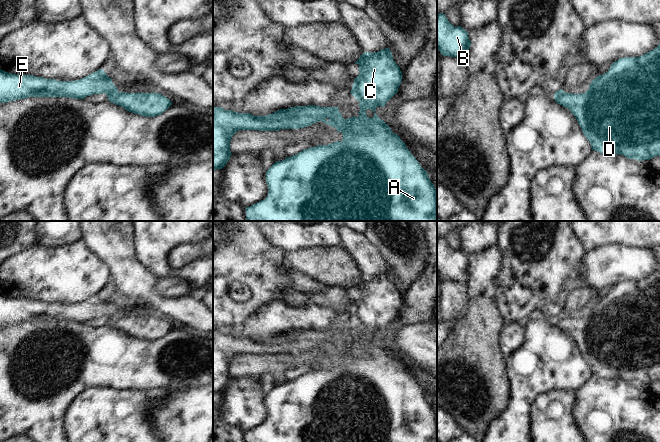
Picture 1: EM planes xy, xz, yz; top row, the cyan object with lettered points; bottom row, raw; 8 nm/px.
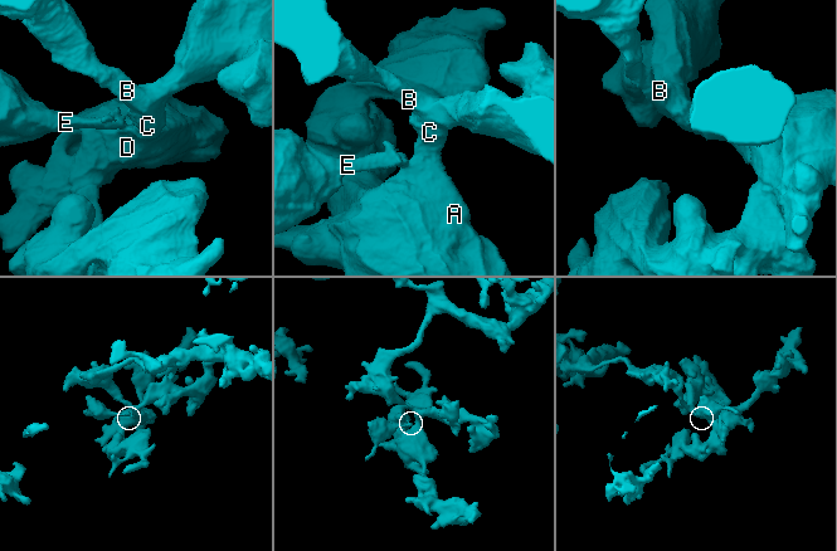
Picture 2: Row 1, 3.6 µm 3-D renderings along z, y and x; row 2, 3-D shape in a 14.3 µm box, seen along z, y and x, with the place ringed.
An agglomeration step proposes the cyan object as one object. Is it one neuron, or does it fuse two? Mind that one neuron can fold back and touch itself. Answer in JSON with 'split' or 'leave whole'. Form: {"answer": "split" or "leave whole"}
{"answer": "split"}

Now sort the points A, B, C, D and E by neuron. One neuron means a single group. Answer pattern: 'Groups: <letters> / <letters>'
Groups: A B C D / E.

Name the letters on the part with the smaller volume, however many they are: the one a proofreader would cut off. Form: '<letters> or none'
E.

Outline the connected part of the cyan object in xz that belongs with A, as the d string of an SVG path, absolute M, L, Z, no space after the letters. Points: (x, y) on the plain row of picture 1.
M389 272L374 277L362 277L355 287L359 289L359 299L354 303L350 317L360 326L360 335L358 336L358 341L342 342L335 351L338 357L341 356L343 358L343 364L328 369L310 371L291 381L286 381L282 385L276 385L266 395L266 406L269 413L267 421L250 431L246 431L246 442L437 442L437 414L429 403L427 395L420 390L420 387L411 378L400 361L393 357L391 352L375 337L378 330L384 331L387 325L398 316L403 300L400 291L393 284L393 279Z

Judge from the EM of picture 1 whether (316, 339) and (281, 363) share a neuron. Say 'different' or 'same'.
different

